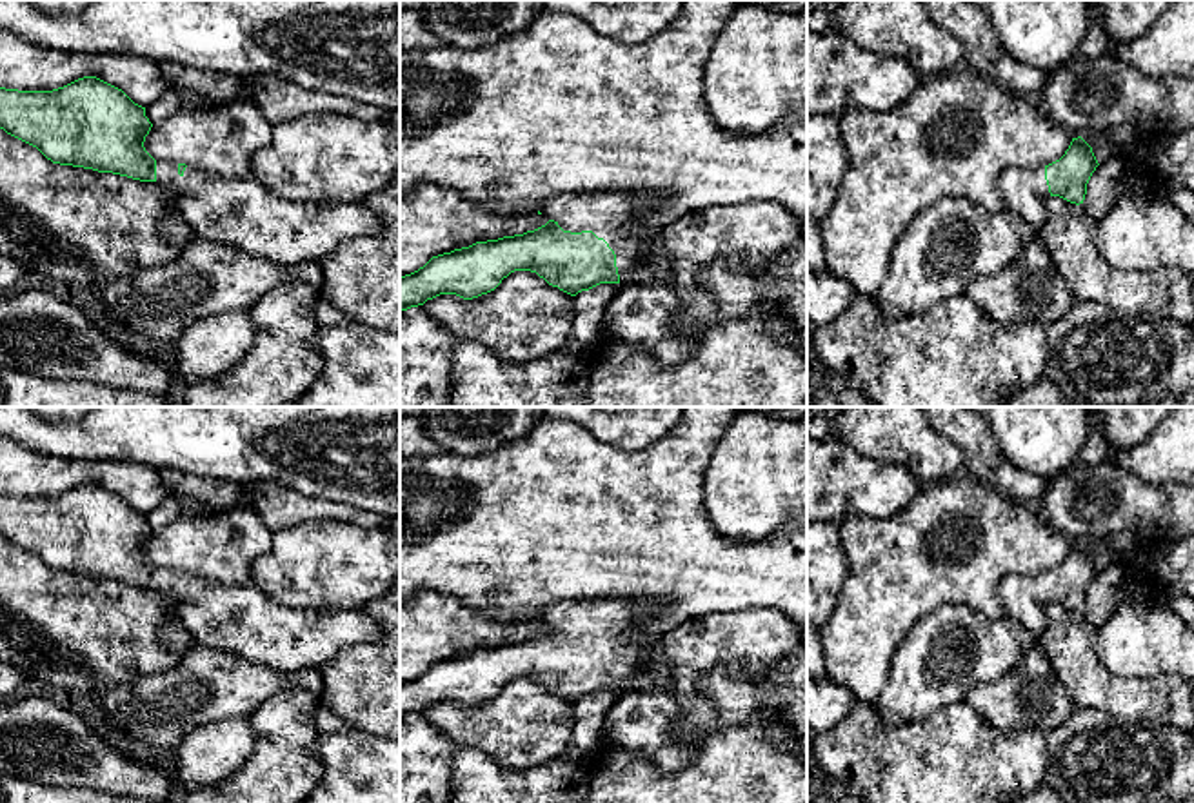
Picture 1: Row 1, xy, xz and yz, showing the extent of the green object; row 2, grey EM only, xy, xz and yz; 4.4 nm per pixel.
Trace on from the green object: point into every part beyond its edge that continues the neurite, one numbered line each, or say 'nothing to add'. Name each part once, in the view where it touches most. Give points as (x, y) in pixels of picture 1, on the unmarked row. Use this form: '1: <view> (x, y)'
1: xz (609, 624)

